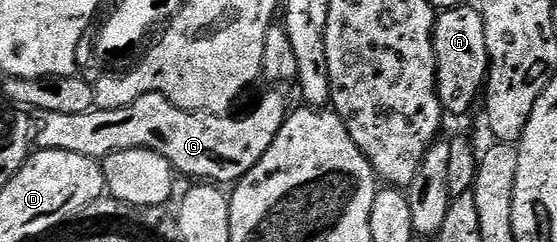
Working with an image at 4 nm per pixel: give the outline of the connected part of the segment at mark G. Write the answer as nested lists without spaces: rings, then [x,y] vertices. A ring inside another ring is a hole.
[[[149,93],[148,95],[140,95],[140,99],[136,99],[132,103],[128,103],[124,107],[116,107],[115,109],[100,109],[100,108],[92,108],[88,111],[84,111],[83,113],[73,113],[72,115],[63,115],[61,111],[48,111],[47,113],[42,113],[41,116],[39,116],[39,121],[36,120],[33,122],[32,125],[32,141],[35,146],[37,146],[38,149],[51,149],[52,151],[72,151],[76,155],[84,155],[85,157],[92,157],[95,159],[105,159],[109,155],[109,153],[115,153],[116,151],[124,151],[125,149],[147,149],[148,151],[156,151],[156,155],[164,155],[164,159],[168,159],[168,163],[172,166],[174,166],[175,170],[179,174],[187,173],[188,176],[194,177],[190,179],[209,179],[211,182],[214,183],[226,183],[222,181],[230,181],[229,183],[236,183],[238,180],[245,175],[248,171],[252,171],[252,167],[256,167],[256,163],[260,163],[260,159],[264,155],[264,151],[268,151],[268,147],[272,147],[272,139],[276,139],[276,135],[280,131],[280,127],[285,123],[286,118],[288,116],[288,108],[286,109],[286,97],[282,93],[266,93],[262,97],[262,102],[259,103],[258,106],[255,107],[254,110],[251,111],[251,113],[246,113],[243,115],[243,117],[230,117],[231,115],[223,115],[221,113],[204,113],[201,111],[195,111],[193,109],[182,109],[178,105],[174,105],[171,103],[171,101],[168,100],[164,95],[160,95],[159,93]]]

